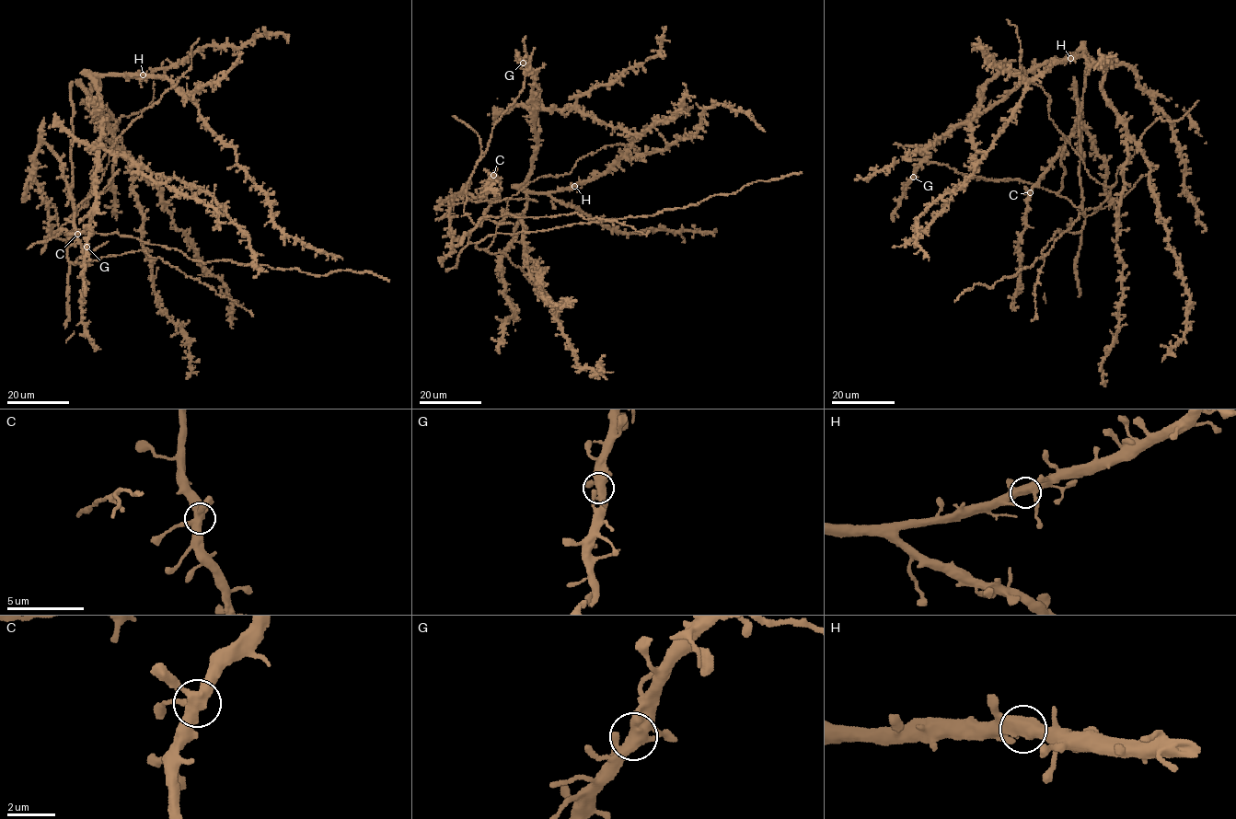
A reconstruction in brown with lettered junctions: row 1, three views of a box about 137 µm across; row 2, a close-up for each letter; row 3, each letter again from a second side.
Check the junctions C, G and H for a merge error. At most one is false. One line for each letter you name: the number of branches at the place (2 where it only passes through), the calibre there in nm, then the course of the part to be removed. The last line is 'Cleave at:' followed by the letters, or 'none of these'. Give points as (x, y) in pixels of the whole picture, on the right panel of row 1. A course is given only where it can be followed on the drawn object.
Cleave at: none of these

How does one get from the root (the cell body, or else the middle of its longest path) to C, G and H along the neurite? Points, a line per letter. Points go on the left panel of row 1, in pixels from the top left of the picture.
C: (88, 226), (53, 233), (70, 244), (51, 227), (36, 182), (41, 142), (59, 162), (77, 234)
G: (88, 226), (86, 247)
H: (88, 226), (97, 204), (94, 186), (103, 119), (97, 96), (98, 90), (91, 74), (143, 74)

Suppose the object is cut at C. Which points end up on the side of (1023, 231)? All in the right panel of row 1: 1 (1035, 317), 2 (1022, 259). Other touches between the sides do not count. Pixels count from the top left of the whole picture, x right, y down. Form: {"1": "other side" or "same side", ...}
{"1": "other side", "2": "same side"}

